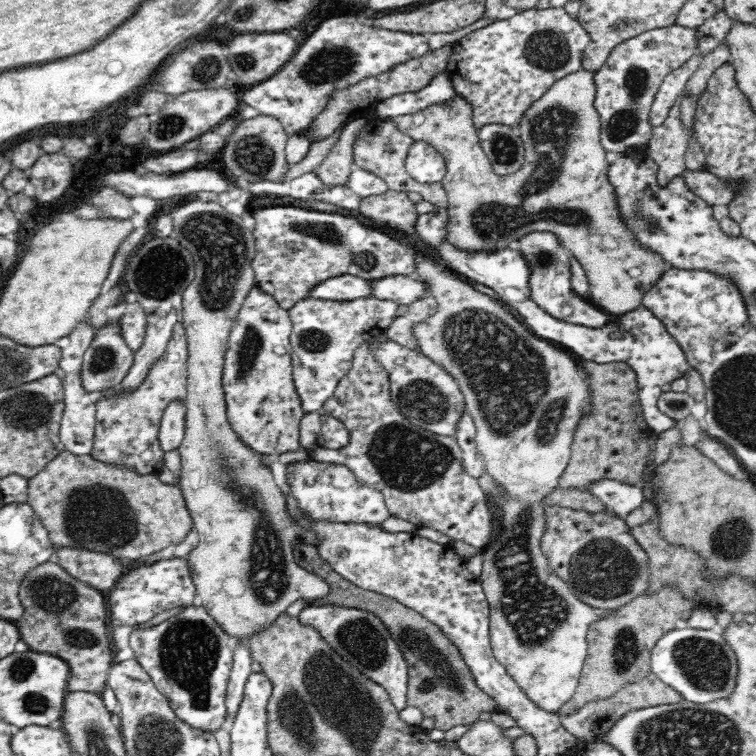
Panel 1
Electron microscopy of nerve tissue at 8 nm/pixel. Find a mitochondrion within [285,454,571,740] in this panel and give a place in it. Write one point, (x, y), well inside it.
(442, 673)

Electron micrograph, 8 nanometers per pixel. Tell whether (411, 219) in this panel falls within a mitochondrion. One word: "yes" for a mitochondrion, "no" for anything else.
no

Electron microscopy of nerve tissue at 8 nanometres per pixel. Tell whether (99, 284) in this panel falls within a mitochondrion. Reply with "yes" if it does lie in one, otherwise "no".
no

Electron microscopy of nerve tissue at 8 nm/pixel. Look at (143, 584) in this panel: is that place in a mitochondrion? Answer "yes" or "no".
no

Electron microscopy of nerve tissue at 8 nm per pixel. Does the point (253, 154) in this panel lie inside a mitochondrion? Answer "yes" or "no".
yes

